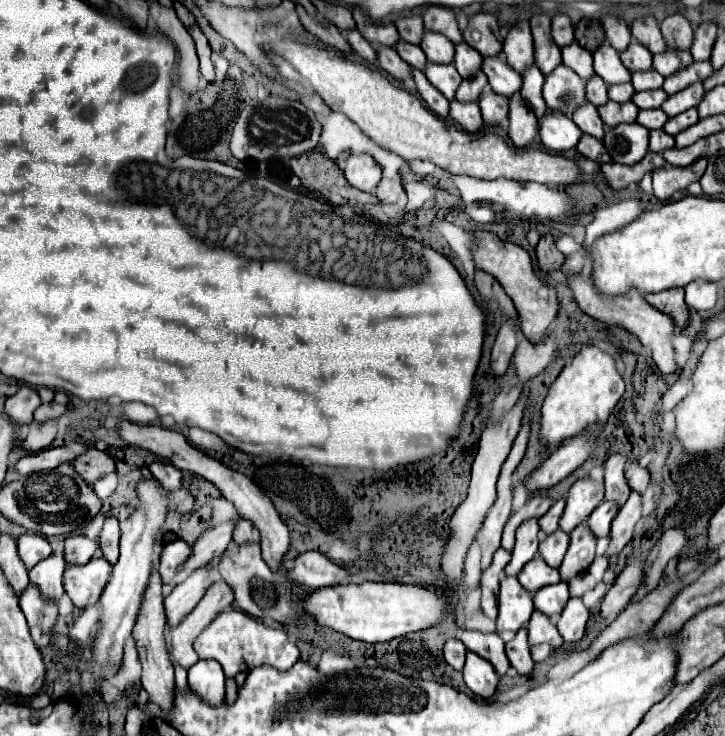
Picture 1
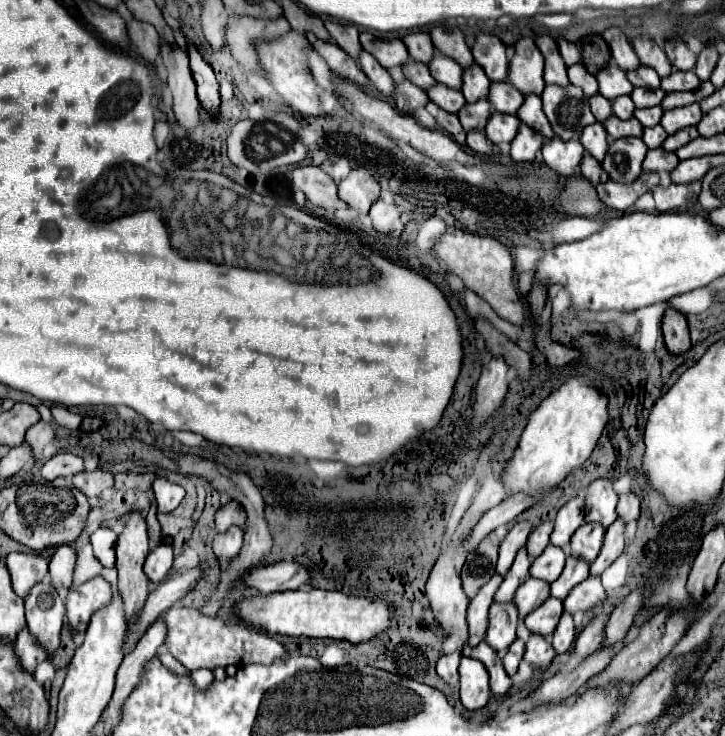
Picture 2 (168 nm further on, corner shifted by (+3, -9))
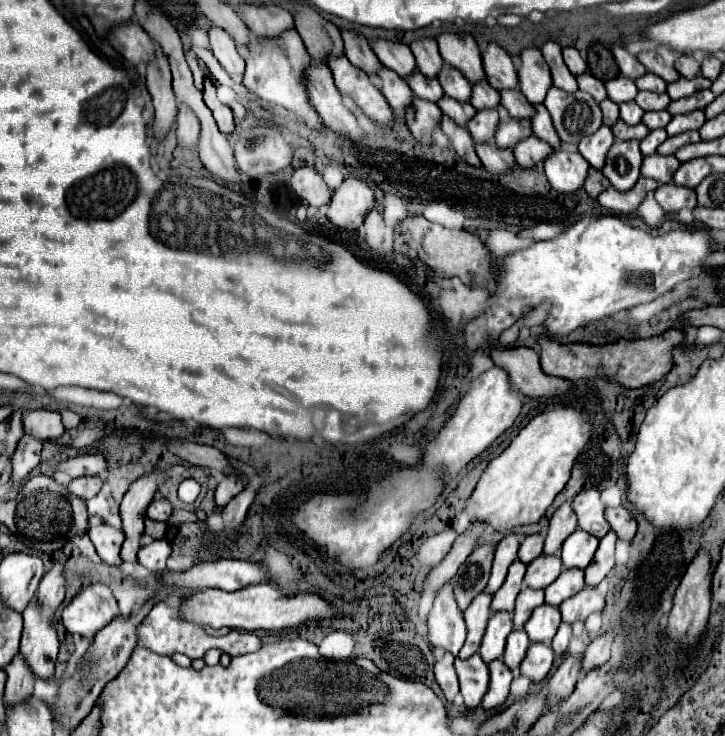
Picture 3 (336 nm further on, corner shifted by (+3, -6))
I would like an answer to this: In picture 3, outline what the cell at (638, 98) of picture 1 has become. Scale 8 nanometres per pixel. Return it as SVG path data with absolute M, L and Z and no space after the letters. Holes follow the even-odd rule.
M659 110L659 112L645 112L643 116L643 124L649 128L649 130L655 130L655 128L665 128L669 124L669 118L671 114L667 110Z

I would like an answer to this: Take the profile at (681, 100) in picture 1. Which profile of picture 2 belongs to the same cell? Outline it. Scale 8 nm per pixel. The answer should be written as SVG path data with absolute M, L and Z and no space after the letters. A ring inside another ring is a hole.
M693 103L693 105L687 105L687 107L681 107L681 109L673 109L673 111L665 111L663 119L661 119L661 127L673 135L677 133L679 129L685 129L685 127L695 127L699 121L701 121L703 113L699 109L699 103Z

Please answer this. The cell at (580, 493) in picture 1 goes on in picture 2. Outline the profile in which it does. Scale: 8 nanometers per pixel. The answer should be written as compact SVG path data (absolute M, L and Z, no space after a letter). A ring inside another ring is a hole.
M575 497L559 509L555 523L553 523L553 533L551 533L551 543L555 547L565 547L571 539L571 533L577 531L579 525L583 525L585 519L581 513L581 505L583 505L583 499Z

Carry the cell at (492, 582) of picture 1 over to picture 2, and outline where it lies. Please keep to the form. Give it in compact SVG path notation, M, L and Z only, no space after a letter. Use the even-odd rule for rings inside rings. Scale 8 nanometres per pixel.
M495 573L491 577L491 581L487 585L483 585L479 589L479 593L469 603L469 609L467 609L467 625L469 625L469 641L467 643L469 643L469 647L475 647L485 637L485 631L489 625L487 613L489 613L489 607L493 603L495 589L501 585L501 581L503 581L503 577Z

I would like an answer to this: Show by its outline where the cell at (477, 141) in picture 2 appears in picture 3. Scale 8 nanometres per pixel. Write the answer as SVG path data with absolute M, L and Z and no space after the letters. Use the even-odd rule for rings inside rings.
M483 142L483 144L475 144L477 156L481 158L483 166L491 172L491 174L501 174L507 172L515 163L512 149L499 150L497 146L493 146L491 142Z

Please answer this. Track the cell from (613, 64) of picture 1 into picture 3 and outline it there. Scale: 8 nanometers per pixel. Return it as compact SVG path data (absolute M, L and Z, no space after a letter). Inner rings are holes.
M619 74L617 78L607 80L607 82L605 82L605 88L607 88L607 96L609 96L613 102L617 102L617 104L633 100L633 98L637 96L637 92L639 92L637 86L635 86L635 82L633 82L631 78L625 78L623 74Z

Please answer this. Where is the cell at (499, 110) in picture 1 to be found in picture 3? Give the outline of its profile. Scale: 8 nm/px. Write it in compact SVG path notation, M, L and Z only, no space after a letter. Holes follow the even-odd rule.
M507 120L507 122L501 122L497 126L497 132L495 132L495 144L499 148L513 148L519 140L531 136L531 122L529 120Z

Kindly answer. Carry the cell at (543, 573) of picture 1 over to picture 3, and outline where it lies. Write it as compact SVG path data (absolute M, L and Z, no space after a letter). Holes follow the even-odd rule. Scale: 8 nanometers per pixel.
M525 586L525 590L521 590L521 594L517 596L515 610L513 610L515 630L523 630L525 622L527 622L529 616L531 616L531 612L545 602L543 596L545 596L543 590L533 590L533 588L529 588L529 586Z

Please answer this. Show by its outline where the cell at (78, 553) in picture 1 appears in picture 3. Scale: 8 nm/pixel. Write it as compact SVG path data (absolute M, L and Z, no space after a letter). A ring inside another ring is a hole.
M55 562L55 566L43 576L37 592L37 600L47 610L57 610L57 606L65 598L65 576L63 576L63 562Z

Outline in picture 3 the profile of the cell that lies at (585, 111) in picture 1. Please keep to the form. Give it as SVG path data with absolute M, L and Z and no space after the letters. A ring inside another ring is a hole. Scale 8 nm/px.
M601 126L595 134L585 136L585 138L581 140L579 152L581 152L581 156L585 156L585 160L587 160L593 168L601 170L603 164L605 164L605 154L607 154L607 150L611 148L613 140L615 140L615 138L613 138L611 128L609 128L609 126Z

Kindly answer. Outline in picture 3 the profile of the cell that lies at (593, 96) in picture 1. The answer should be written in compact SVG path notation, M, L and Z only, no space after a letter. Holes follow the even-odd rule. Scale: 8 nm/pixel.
M609 98L603 100L599 106L601 106L601 110L603 110L603 124L613 126L613 124L617 122L617 118L619 118L619 106L617 106L615 102L611 102Z

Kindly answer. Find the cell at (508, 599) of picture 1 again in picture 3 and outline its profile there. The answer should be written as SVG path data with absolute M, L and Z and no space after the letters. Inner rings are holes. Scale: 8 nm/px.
M509 612L491 614L481 648L479 648L479 654L485 662L501 658L501 654L505 650L505 638L511 634L511 630L513 630L513 620L511 620Z

